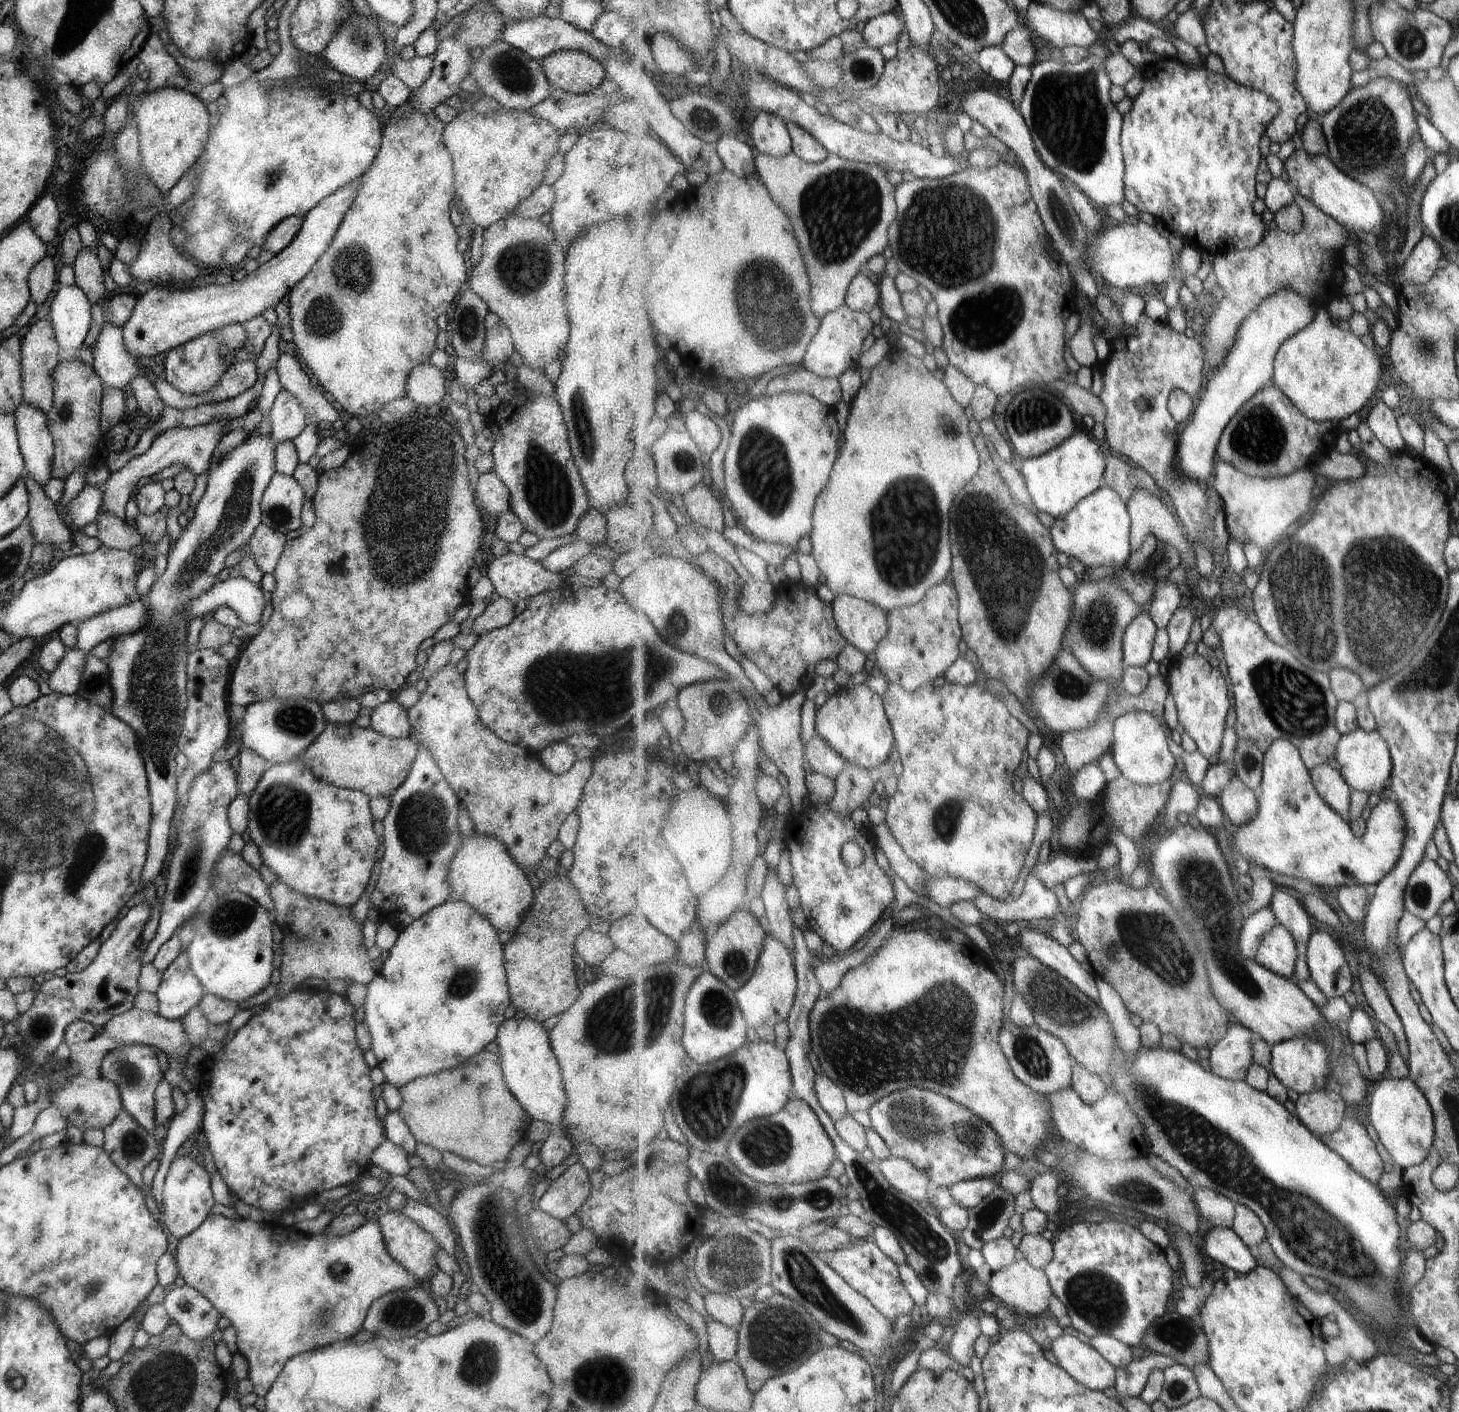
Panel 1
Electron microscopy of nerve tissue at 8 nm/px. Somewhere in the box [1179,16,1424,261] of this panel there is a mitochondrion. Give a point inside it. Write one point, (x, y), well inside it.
(1364, 135)

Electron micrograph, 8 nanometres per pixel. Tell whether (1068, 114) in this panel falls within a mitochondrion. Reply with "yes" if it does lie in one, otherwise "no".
yes

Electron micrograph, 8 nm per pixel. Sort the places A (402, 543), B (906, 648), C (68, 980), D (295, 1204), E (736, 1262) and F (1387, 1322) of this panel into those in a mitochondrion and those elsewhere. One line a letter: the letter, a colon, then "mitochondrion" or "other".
A: mitochondrion
B: other
C: other
D: other
E: mitochondrion
F: mitochondrion

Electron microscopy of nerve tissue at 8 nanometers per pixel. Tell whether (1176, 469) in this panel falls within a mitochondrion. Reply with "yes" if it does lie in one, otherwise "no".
no

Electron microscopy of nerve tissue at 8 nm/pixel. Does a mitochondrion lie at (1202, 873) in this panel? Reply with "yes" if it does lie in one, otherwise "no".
yes

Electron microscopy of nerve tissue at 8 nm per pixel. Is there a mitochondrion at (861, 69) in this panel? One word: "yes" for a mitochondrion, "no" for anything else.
yes

